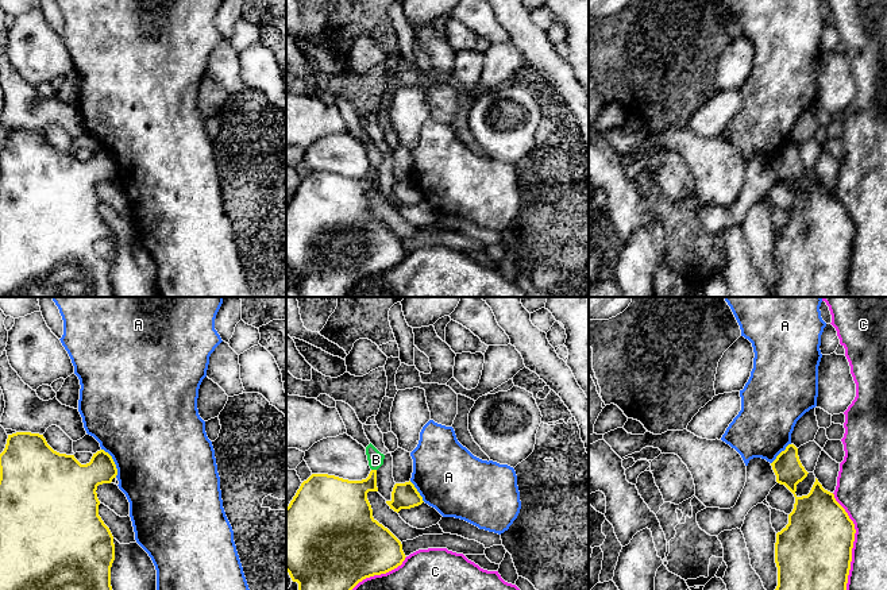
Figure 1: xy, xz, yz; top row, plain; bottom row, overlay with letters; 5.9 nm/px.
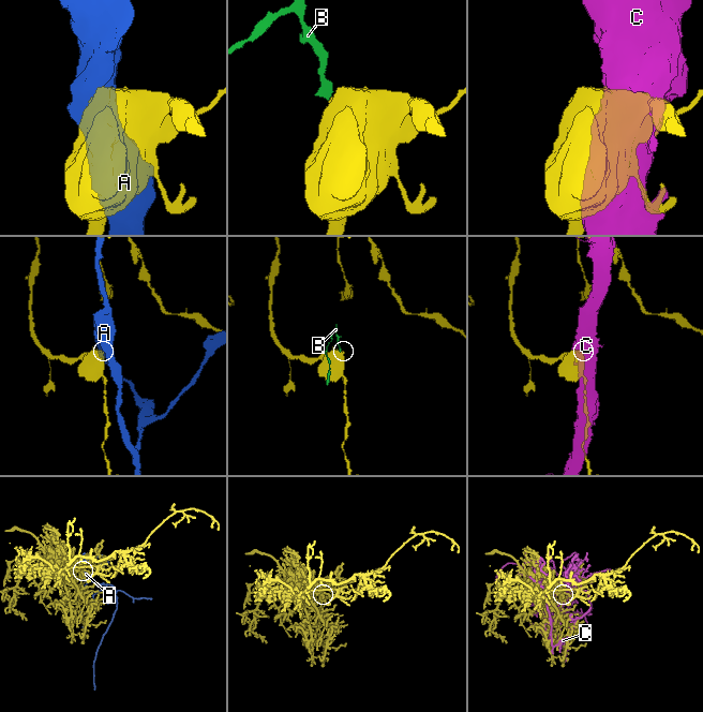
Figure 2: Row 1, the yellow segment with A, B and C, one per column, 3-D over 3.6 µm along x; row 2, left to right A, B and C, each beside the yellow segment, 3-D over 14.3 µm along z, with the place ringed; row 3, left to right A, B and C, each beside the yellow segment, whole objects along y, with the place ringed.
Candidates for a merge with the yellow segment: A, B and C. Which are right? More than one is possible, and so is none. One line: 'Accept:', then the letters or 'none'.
Accept: B

